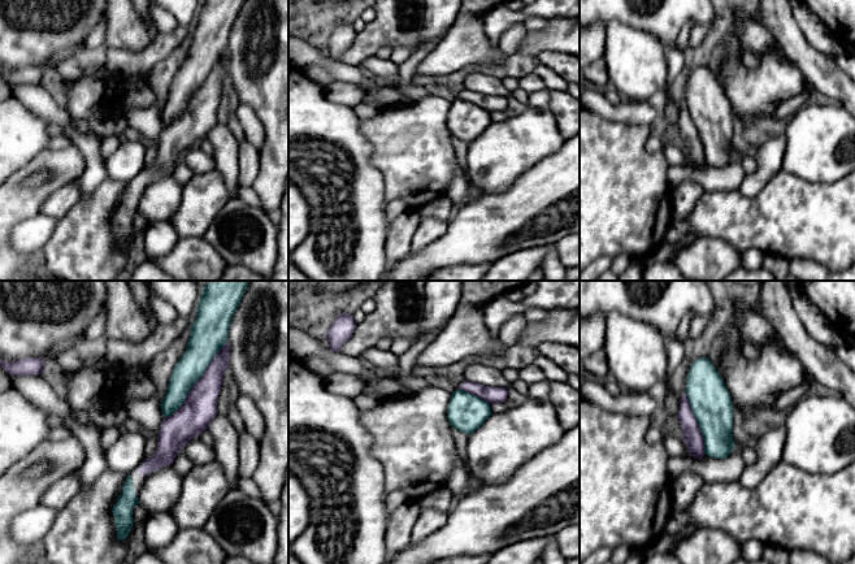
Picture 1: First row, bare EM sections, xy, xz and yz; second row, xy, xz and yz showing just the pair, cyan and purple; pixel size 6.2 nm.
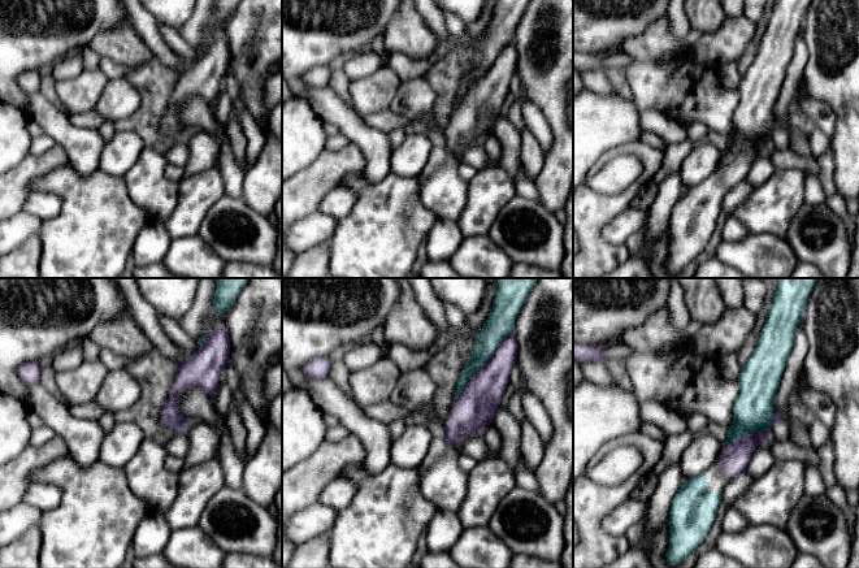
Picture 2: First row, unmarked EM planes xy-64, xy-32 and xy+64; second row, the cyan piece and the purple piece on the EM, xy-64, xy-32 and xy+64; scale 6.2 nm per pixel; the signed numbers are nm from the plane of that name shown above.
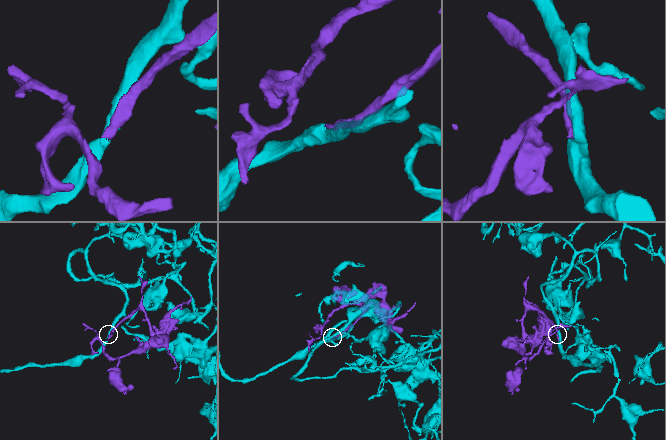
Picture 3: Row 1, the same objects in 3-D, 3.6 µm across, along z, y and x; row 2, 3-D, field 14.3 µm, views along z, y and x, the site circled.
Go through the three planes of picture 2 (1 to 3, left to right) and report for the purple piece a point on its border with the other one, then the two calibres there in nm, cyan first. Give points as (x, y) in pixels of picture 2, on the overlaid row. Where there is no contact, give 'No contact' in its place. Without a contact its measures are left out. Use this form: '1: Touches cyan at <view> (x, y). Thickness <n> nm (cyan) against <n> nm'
1: Touches cyan at xy-64 (204, 341). Thickness 40 nm (cyan) against 220 nm
2: Touches cyan at xy-32 (481, 367). Thickness 150 nm (cyan) against 240 nm
3: Touches cyan at xy+64 (758, 432). Thickness 260 nm (cyan) against 180 nm

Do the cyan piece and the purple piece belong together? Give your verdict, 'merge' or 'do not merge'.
merge

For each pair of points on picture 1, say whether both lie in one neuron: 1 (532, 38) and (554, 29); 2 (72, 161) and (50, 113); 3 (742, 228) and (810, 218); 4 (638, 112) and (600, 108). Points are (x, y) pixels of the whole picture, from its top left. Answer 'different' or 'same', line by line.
1: same
2: different
3: same
4: same

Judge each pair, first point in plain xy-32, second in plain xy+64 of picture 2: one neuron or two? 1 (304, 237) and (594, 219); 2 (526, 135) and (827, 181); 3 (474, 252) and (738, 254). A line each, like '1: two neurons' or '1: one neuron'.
1: two neurons
2: one neuron
3: one neuron

